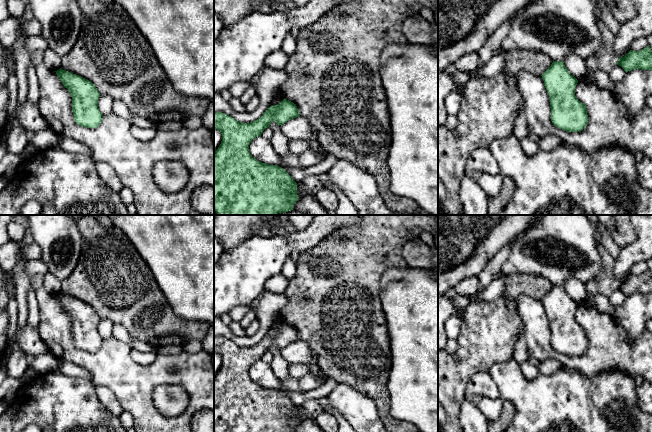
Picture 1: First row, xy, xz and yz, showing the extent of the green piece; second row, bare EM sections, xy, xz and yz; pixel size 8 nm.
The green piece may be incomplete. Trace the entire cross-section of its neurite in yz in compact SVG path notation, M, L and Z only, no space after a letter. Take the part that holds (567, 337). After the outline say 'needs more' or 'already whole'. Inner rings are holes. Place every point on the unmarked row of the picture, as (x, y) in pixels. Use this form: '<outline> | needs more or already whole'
M519 273L503 276L506 285L500 296L490 301L476 298L463 309L456 352L451 354L446 350L438 351L438 401L447 415L443 432L463 432L460 425L460 410L469 380L476 373L489 372L495 363L506 362L513 358L520 318L507 309L507 300L515 300L522 294L541 299L549 319L551 345L554 350L566 356L580 356L587 350L586 329L575 320L578 304L569 297L563 285L553 285L550 280L535 274Z | needs more

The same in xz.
M363 215L357 227L347 227L344 229L343 233L339 233L322 241L312 249L300 252L299 259L296 264L295 276L288 281L287 289L284 292L284 295L288 298L288 302L281 311L281 317L284 323L279 328L271 329L260 342L250 347L239 346L233 341L222 336L214 337L214 353L219 354L222 358L221 368L214 376L214 432L293 432L294 428L299 423L297 419L297 407L285 393L277 389L262 387L253 382L249 375L249 369L254 362L261 360L262 356L266 352L270 351L271 346L275 345L277 349L280 350L299 340L306 342L314 351L317 365L327 378L332 378L338 383L346 384L375 401L378 415L387 432L418 432L418 428L414 424L395 419L390 414L388 377L391 370L392 356L386 317L380 301L380 279L388 268L395 267L404 269L408 267L402 255L403 246L410 241L420 239L420 235L424 231L435 237L438 233L438 219L433 215Z | needs more

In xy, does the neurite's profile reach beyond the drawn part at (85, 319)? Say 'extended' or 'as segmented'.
extended

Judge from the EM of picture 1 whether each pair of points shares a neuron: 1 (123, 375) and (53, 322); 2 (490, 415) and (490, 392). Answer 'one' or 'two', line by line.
1: one
2: two

